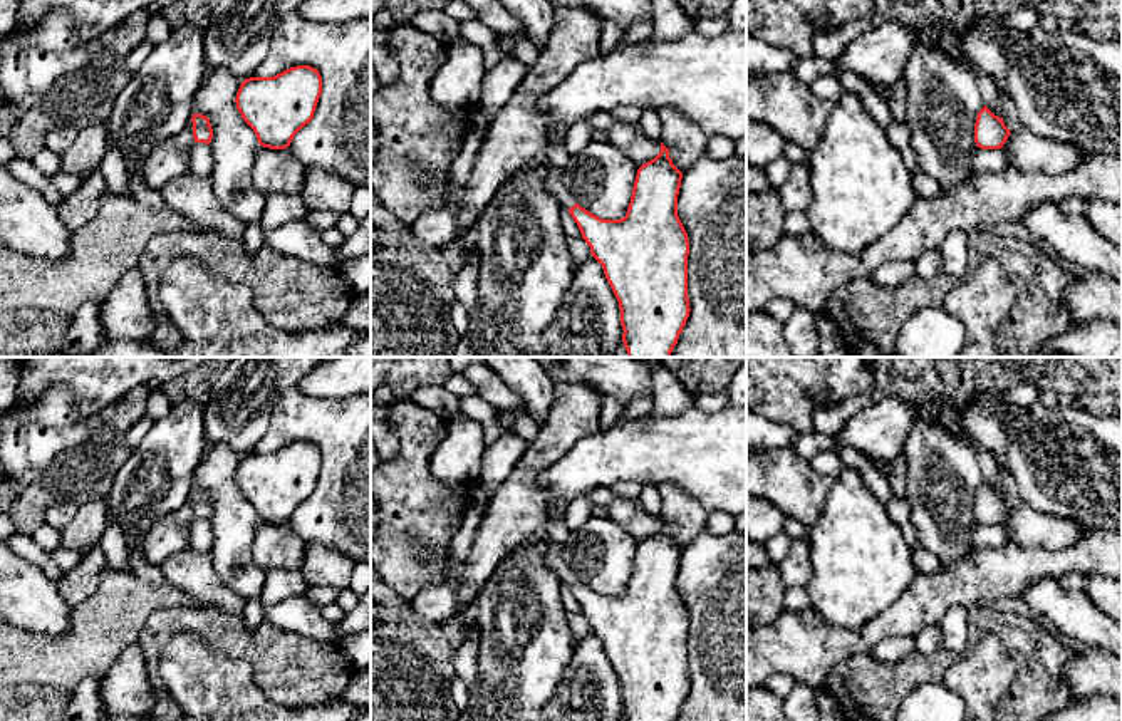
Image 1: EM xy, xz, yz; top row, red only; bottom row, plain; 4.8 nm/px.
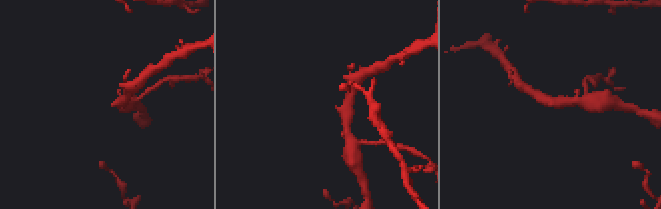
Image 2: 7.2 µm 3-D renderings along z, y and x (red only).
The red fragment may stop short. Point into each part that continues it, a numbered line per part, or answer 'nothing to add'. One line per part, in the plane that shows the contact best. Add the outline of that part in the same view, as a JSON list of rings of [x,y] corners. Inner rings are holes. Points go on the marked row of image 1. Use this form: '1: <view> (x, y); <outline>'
1: xz (555, 186); [[[548,166],[545,186],[547,186],[547,191],[560,203],[560,206],[569,210],[575,205],[575,198],[565,186],[562,174],[564,174],[562,168]]]

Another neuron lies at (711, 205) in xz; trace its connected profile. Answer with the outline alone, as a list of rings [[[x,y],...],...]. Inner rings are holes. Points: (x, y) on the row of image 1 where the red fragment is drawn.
[[[703,154],[683,173],[678,216],[689,240],[691,312],[671,357],[746,357],[746,158]]]

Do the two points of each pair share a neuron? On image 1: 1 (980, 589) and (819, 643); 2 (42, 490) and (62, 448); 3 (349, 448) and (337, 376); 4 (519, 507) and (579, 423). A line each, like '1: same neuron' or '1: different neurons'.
1: same neuron
2: same neuron
3: different neurons
4: same neuron

